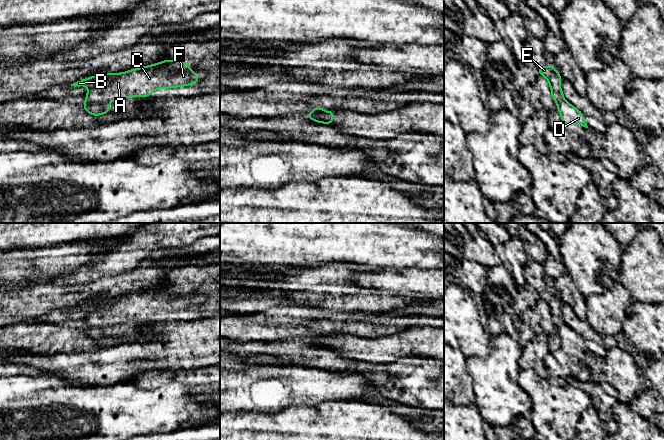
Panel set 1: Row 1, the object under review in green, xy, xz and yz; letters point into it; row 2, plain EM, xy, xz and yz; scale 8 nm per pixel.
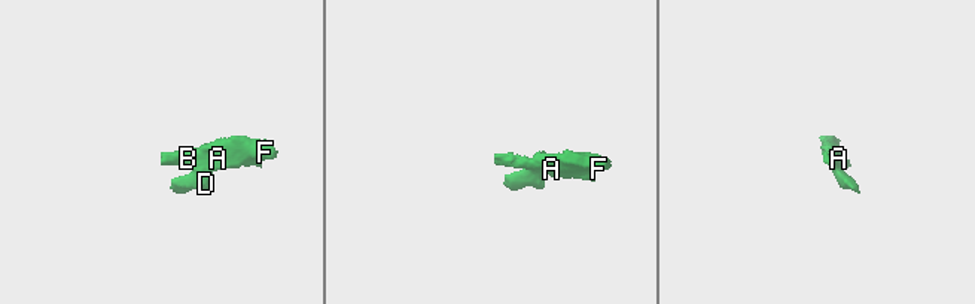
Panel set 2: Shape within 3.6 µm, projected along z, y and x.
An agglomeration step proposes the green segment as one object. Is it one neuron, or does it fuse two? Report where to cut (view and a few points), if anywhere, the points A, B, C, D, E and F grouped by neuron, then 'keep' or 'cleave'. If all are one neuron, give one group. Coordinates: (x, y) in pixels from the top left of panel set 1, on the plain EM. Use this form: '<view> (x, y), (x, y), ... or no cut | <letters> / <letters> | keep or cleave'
xy (86, 324), (109, 326) | A B C E F / D | cleave

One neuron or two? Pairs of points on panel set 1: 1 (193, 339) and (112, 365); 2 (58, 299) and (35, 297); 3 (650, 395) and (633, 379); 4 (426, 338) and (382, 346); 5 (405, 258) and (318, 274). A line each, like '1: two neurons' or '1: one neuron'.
1: one neuron
2: one neuron
3: two neurons
4: one neuron
5: two neurons

